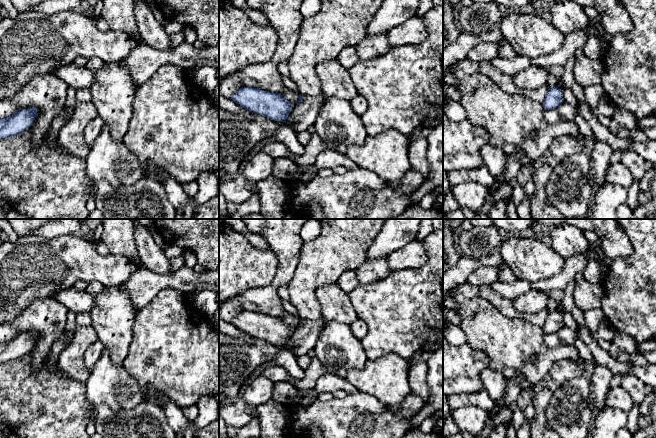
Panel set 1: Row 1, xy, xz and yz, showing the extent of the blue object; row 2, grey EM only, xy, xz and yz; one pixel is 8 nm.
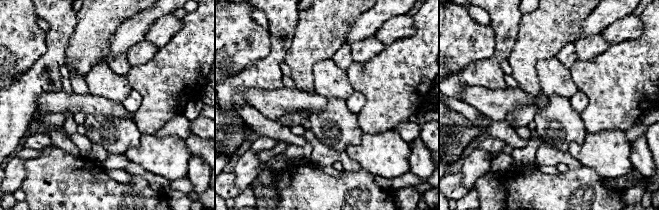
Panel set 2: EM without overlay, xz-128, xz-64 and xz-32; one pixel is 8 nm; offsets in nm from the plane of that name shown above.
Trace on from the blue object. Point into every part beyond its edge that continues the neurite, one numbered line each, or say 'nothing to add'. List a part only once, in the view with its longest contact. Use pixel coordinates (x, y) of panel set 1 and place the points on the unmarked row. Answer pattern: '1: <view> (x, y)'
nothing to add

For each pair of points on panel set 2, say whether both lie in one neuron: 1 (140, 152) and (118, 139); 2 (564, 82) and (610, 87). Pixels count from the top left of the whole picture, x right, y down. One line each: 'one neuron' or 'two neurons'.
1: two neurons
2: two neurons

